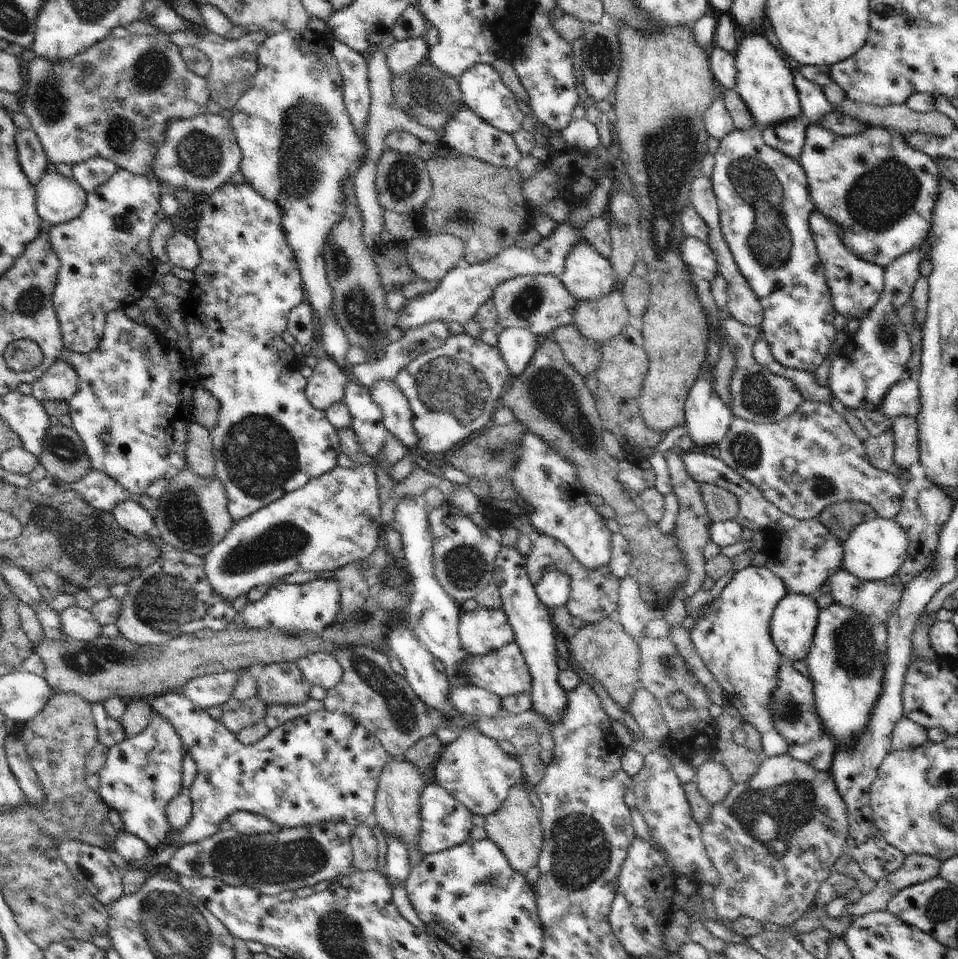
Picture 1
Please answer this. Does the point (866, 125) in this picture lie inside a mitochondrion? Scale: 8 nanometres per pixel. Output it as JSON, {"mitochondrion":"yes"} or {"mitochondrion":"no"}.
{"mitochondrion":"no"}

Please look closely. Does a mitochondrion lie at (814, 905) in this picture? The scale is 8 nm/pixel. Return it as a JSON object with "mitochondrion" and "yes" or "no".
{"mitochondrion":"no"}

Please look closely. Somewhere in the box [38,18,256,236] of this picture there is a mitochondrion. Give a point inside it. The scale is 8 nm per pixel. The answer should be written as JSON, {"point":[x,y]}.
{"point":[200,154]}

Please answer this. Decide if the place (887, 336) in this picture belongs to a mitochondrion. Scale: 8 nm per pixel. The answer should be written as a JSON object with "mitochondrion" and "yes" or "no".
{"mitochondrion":"yes"}

